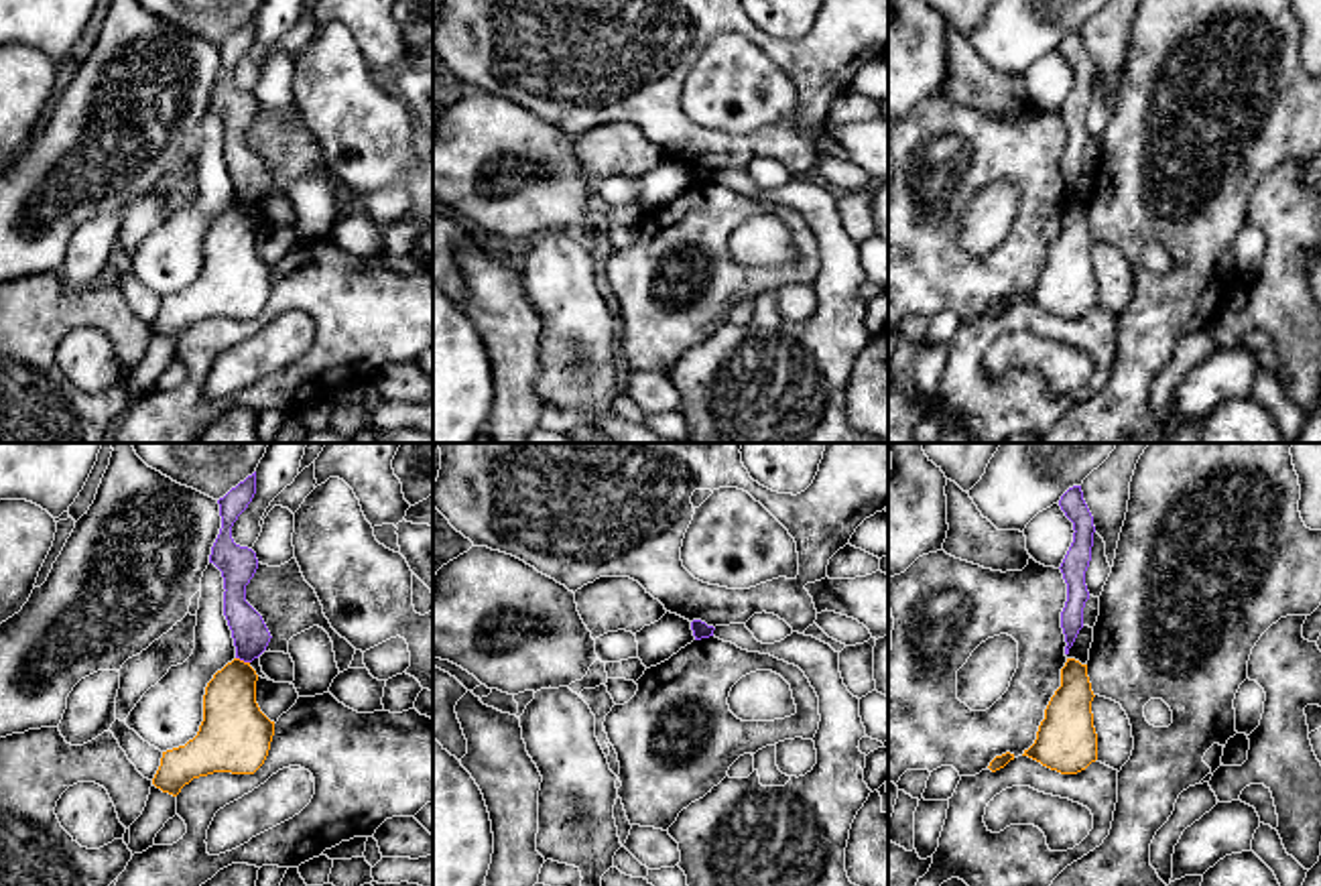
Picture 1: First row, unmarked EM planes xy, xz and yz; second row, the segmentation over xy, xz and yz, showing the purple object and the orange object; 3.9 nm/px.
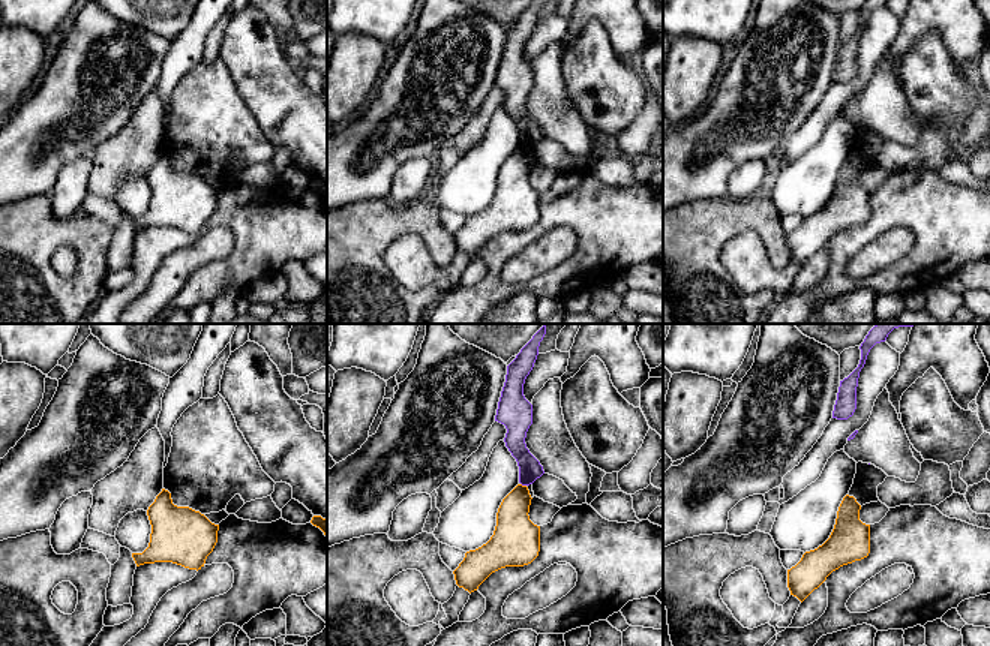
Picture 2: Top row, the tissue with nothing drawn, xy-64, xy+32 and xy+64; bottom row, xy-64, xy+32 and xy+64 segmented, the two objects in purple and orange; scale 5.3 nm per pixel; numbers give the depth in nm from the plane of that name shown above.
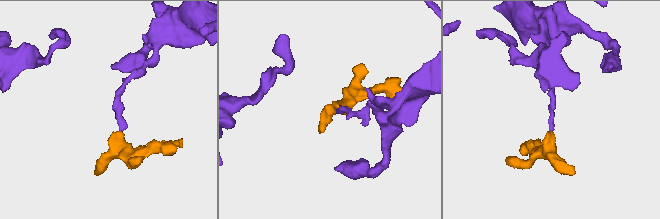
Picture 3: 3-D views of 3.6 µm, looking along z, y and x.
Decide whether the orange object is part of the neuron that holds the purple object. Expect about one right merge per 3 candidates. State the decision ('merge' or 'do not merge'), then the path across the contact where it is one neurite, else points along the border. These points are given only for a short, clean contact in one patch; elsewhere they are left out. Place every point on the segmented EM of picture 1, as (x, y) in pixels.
do not merge | along xy (236, 657), (248, 663)

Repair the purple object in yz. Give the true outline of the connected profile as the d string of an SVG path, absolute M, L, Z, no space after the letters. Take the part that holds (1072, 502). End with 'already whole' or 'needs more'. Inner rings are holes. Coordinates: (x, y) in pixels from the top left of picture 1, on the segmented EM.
M1081 486L1069 488L1061 500L1061 510L1073 522L1073 543L1061 563L1061 573L1067 583L1067 602L1061 612L1061 628L1065 634L1065 654L1073 646L1079 630L1083 628L1083 608L1089 599L1089 591L1085 585L1085 571L1091 561L1091 547L1093 547L1093 516L1083 500Z; already whole

